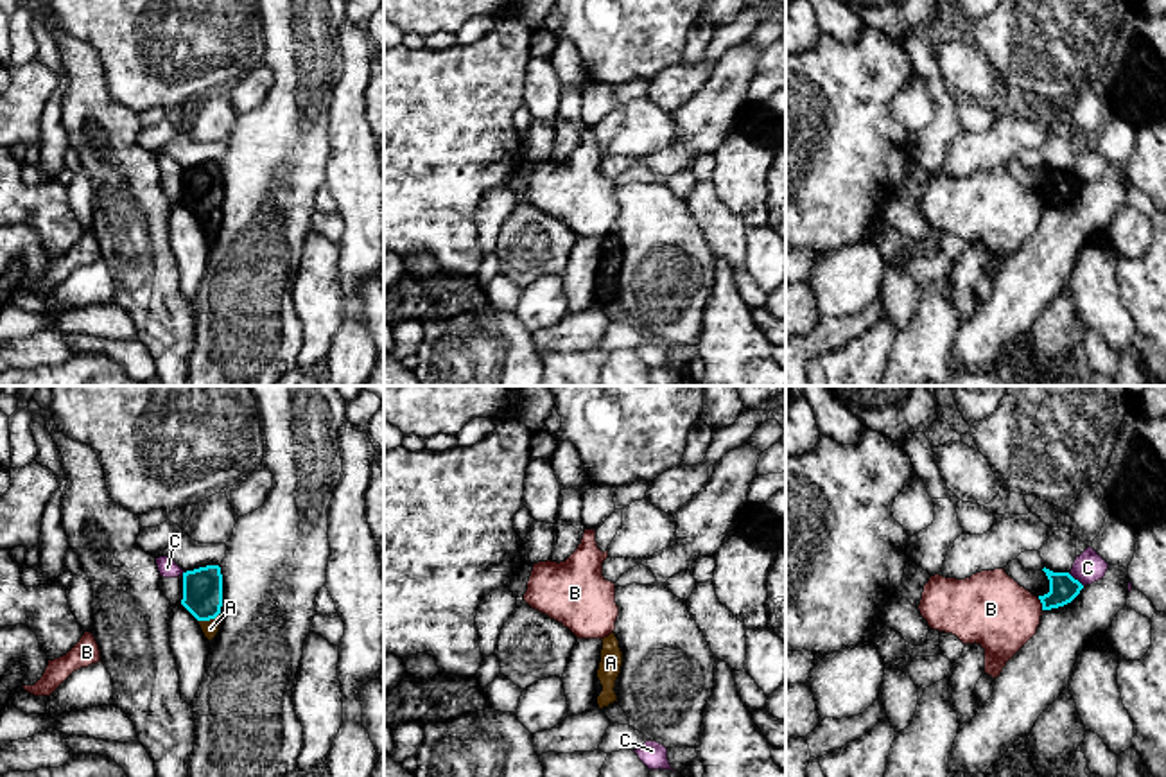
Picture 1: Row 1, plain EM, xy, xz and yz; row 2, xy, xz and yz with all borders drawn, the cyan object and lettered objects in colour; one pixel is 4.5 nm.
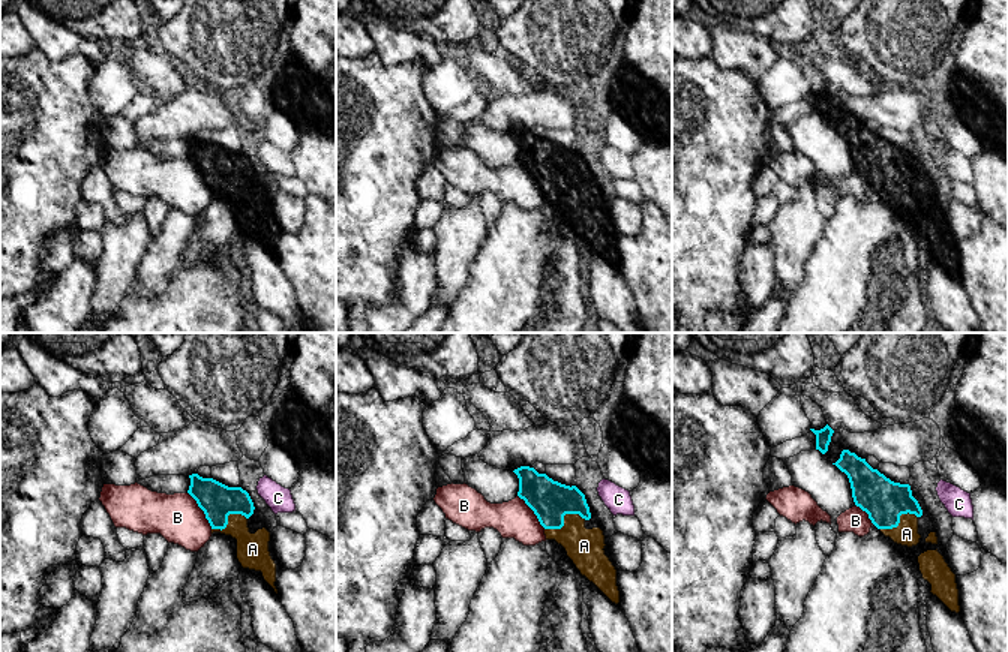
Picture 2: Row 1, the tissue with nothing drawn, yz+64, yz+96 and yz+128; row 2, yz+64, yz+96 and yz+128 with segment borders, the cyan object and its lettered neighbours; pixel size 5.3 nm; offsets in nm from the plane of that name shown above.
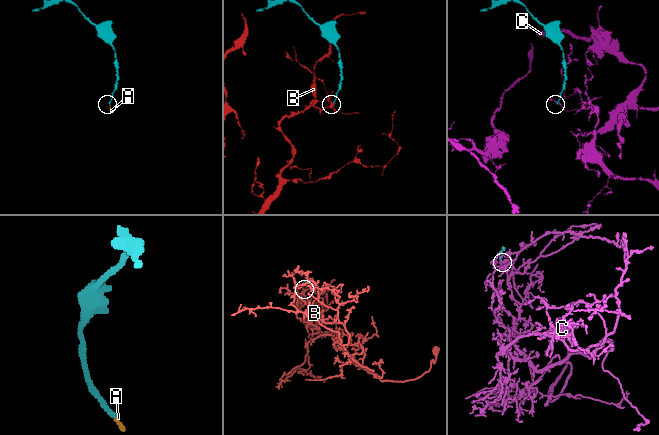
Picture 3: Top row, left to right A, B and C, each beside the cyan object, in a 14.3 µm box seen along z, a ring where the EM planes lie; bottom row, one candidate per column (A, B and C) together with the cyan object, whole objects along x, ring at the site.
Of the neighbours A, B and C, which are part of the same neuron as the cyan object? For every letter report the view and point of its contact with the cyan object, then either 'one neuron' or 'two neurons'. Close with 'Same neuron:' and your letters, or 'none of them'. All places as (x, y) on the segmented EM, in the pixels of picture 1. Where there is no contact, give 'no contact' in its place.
A: contact xy (208, 619); one neuron
B: contact yz (1041, 602); two neurons
C: contact yz (1077, 580); two neurons
Same neuron: A

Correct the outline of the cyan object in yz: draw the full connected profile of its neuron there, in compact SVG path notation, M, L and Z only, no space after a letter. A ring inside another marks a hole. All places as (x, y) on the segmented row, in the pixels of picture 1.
M1046 567L1042 571L1049 580L1049 592L1039 596L1042 610L1058 608L1071 603L1083 589L1083 585L1075 580L1069 572L1053 572Z

